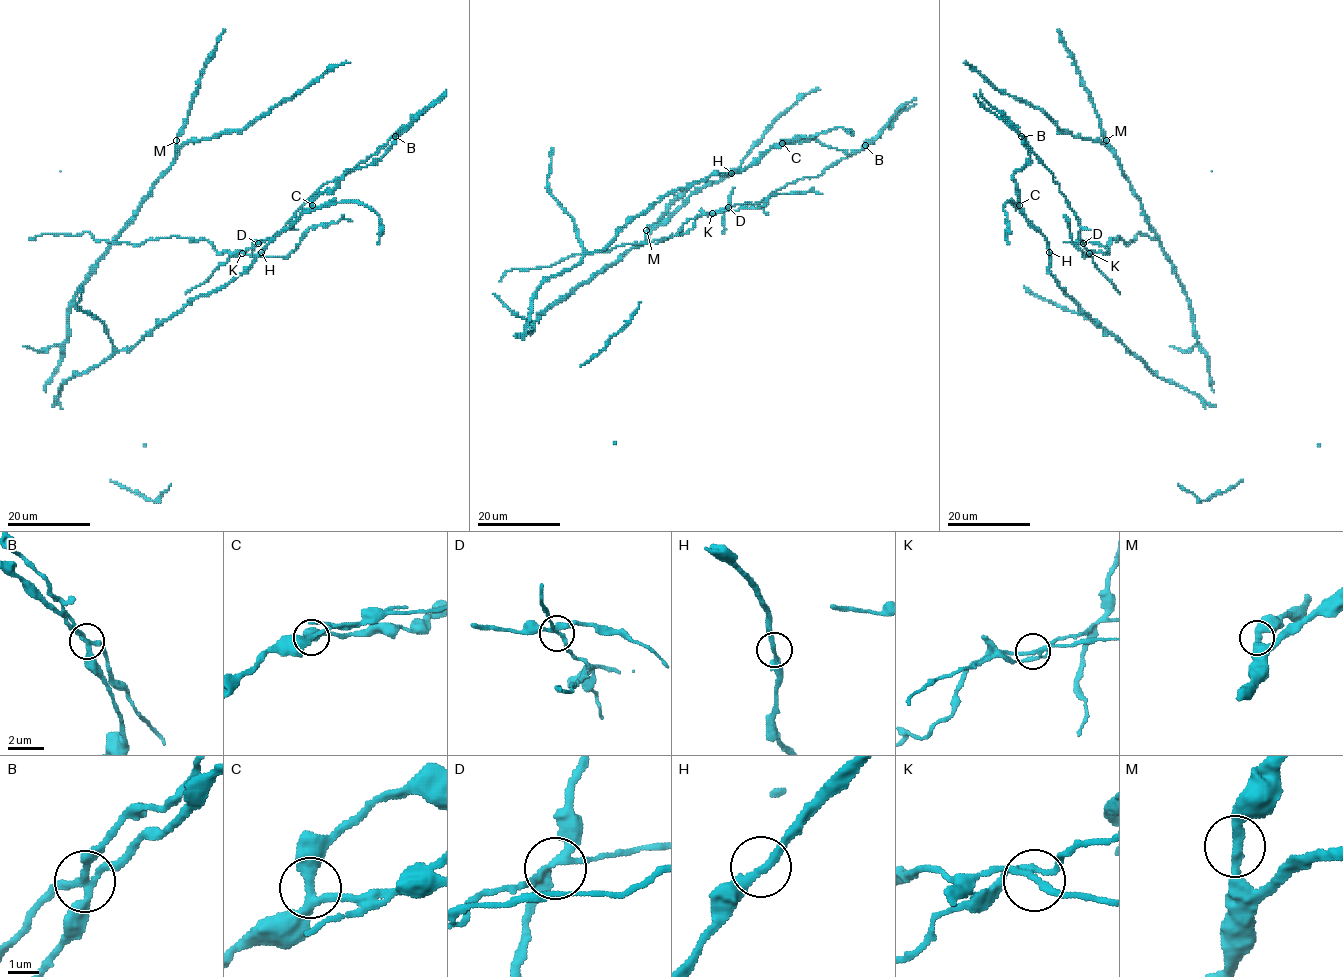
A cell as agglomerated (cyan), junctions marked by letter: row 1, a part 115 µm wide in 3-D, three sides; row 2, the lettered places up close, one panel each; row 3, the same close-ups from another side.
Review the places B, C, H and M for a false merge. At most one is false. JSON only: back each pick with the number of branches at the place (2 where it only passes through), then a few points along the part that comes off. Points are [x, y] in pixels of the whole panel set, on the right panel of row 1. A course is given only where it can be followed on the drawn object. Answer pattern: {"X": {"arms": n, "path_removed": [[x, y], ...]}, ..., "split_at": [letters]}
{"B": {"arms": 4, "path_removed": [[1021, 136], [1052, 174], [1089, 252], [1107, 254], [1111, 239], [1118, 236], [1127, 245], [1139, 232], [1157, 239]]}, "split_at": ["B"]}

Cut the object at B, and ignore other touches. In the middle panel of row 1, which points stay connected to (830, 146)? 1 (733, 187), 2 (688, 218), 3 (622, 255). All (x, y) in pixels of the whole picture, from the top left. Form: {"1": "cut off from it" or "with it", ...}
{"1": "cut off from it", "2": "cut off from it", "3": "with it"}

